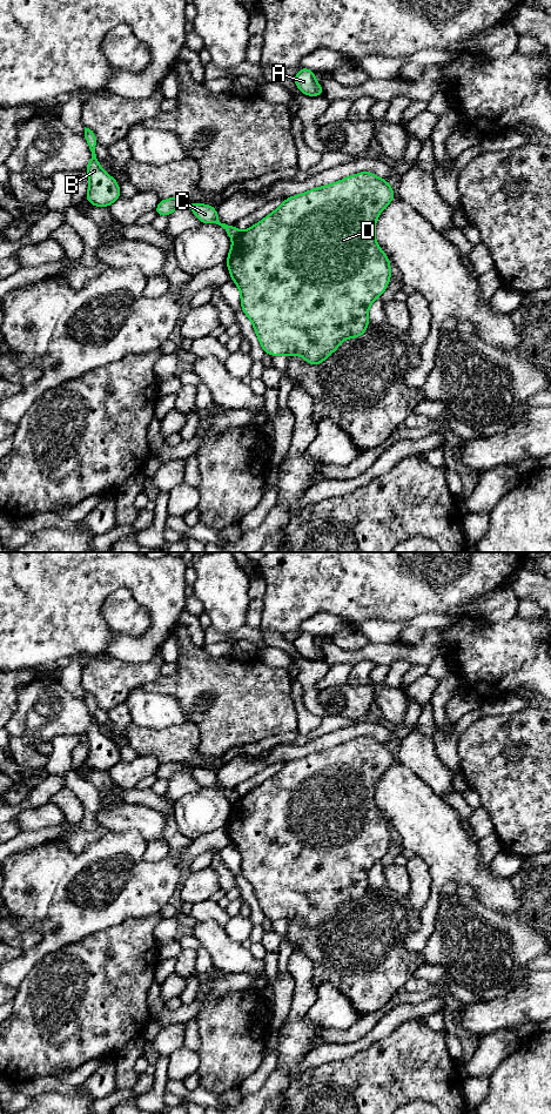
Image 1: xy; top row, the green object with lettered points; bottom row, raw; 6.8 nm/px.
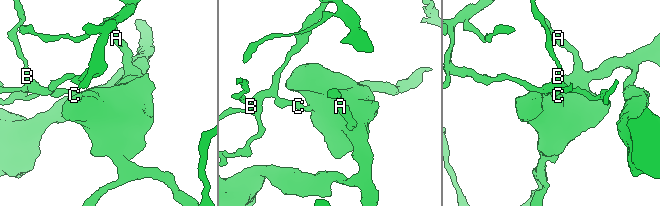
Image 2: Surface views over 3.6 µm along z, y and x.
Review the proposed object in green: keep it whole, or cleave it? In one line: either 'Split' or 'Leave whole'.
Split

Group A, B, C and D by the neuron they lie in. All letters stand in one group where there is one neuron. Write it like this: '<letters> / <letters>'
A D / B C

